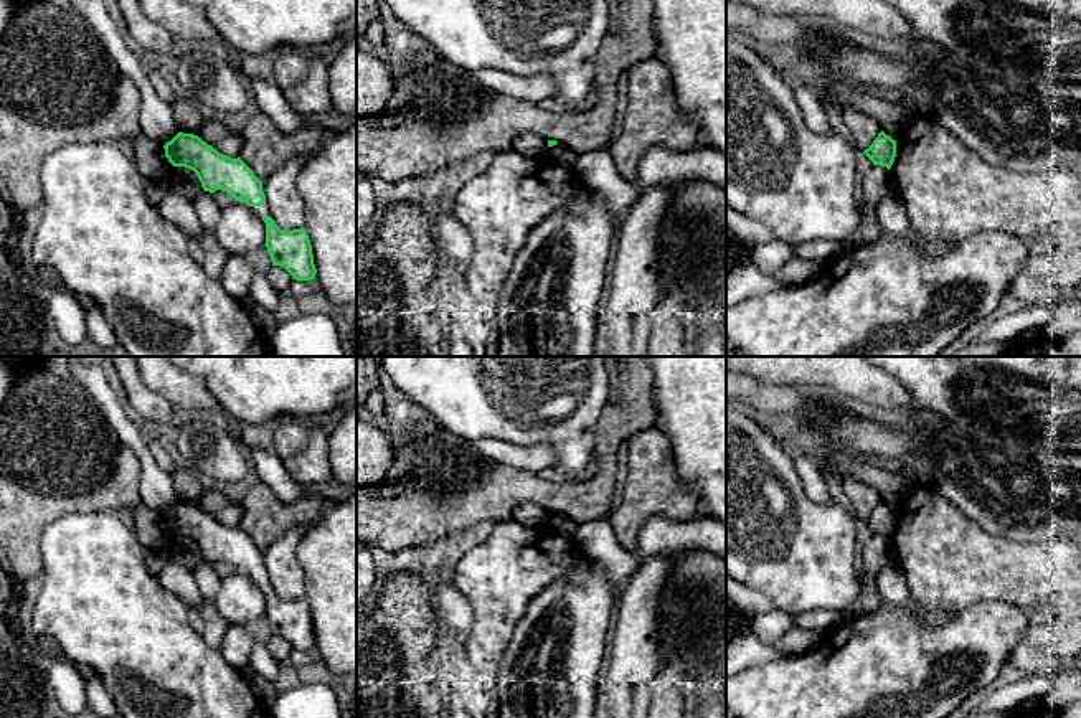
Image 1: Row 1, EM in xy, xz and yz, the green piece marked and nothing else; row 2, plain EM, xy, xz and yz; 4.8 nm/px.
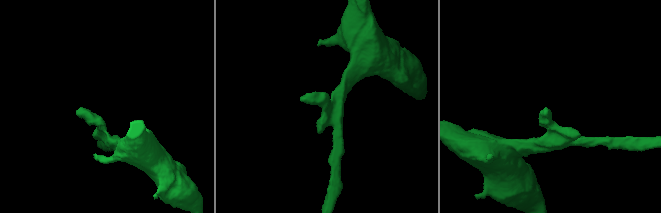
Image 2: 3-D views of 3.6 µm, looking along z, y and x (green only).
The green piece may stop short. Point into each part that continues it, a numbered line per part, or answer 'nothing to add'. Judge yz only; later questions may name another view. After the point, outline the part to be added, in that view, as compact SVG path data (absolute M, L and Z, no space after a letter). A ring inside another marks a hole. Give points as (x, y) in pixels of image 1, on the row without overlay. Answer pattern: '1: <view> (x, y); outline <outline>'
nothing to add

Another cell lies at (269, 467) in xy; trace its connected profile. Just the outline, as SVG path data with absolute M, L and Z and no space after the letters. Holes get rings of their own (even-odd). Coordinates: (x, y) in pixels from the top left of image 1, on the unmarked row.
M249 449L246 452L259 482L267 485L282 503L292 503L309 492L290 477L276 451Z

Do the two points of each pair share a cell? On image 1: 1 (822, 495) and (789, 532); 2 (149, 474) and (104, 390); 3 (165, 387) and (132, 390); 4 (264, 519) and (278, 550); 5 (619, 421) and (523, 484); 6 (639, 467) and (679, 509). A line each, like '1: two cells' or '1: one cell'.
1: two cells
2: one cell
3: two cells
4: two cells
5: one cell
6: one cell

